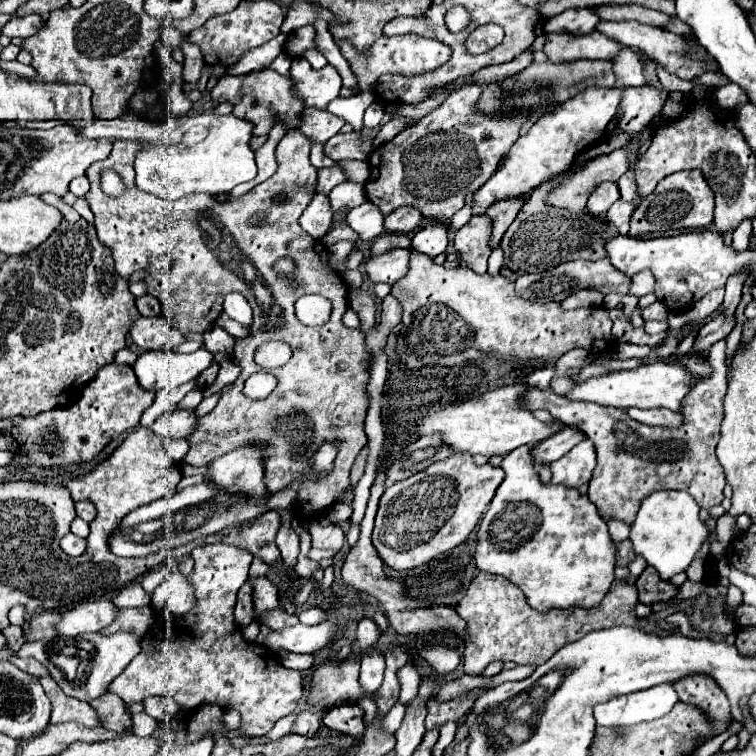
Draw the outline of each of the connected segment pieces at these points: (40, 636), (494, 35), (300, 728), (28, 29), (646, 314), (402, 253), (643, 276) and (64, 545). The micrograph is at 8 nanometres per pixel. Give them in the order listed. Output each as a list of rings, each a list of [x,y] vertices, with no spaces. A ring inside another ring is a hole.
[[[42,612],[36,616],[30,616],[28,630],[24,632],[24,638],[28,642],[32,640],[50,640],[56,636],[54,632],[54,620],[58,620],[58,612]]]
[[[484,24],[478,26],[470,38],[466,40],[466,48],[470,54],[482,54],[494,46],[498,46],[504,38],[504,30],[498,24]]]
[[[312,710],[299,714],[298,719],[290,733],[300,734],[308,738],[314,737],[320,728],[320,716]]]
[[[28,14],[28,16],[18,16],[18,18],[12,18],[4,28],[2,28],[2,34],[8,36],[8,38],[30,38],[38,32],[42,24],[42,18],[38,14]]]
[[[656,300],[654,304],[650,304],[650,306],[646,306],[642,310],[642,318],[644,318],[644,322],[648,322],[648,320],[666,320],[668,310],[666,310],[666,306],[662,302]]]
[[[400,248],[388,250],[380,256],[370,256],[364,262],[364,272],[368,280],[372,280],[374,284],[378,282],[394,284],[394,280],[400,280],[406,274],[408,258],[410,258],[410,250],[400,250]]]
[[[642,270],[642,272],[634,274],[630,280],[632,280],[632,282],[630,282],[630,290],[628,290],[628,294],[640,298],[640,296],[644,296],[644,294],[654,292],[654,276],[650,276],[650,272]]]
[[[72,532],[66,534],[62,540],[60,540],[60,548],[68,554],[68,556],[80,556],[84,550],[86,550],[86,540],[74,536]]]

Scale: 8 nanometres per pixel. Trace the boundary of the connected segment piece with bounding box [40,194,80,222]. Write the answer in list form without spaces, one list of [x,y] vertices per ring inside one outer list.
[[[42,194],[40,198],[42,198],[46,204],[54,206],[54,208],[64,216],[64,220],[66,220],[66,222],[74,222],[74,220],[78,220],[78,218],[80,218],[80,214],[78,214],[72,206],[68,206],[62,198],[58,198],[58,196],[54,196],[54,194]]]

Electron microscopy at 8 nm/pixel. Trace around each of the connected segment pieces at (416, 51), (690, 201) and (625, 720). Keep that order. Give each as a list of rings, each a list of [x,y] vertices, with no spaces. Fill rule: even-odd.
[[[402,34],[402,36],[392,36],[392,38],[380,36],[368,50],[358,50],[350,40],[338,40],[336,46],[340,48],[342,56],[348,60],[352,72],[358,78],[358,86],[362,90],[372,90],[380,74],[386,74],[386,72],[404,74],[404,76],[426,74],[426,72],[432,72],[432,70],[444,66],[452,56],[450,46],[440,44],[434,38],[424,38],[418,34]]]
[[[688,170],[676,172],[660,180],[656,190],[642,198],[638,208],[630,220],[628,236],[640,238],[652,232],[666,232],[666,230],[702,230],[710,226],[714,220],[714,192],[706,184],[702,172]]]
[[[658,684],[648,690],[614,696],[604,704],[594,706],[598,726],[632,726],[644,720],[662,718],[678,702],[672,684]]]

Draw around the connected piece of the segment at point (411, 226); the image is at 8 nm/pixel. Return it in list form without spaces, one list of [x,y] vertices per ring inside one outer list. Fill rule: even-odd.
[[[402,206],[392,210],[388,216],[384,216],[384,228],[386,232],[402,232],[402,234],[410,234],[414,232],[418,226],[422,226],[424,216],[410,208],[410,206]]]

